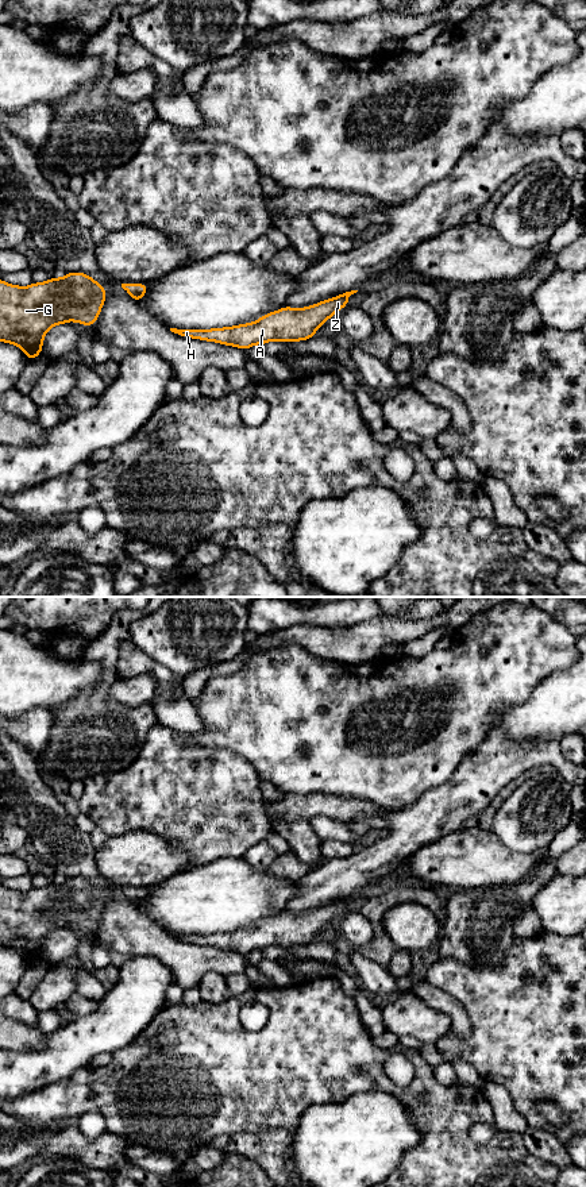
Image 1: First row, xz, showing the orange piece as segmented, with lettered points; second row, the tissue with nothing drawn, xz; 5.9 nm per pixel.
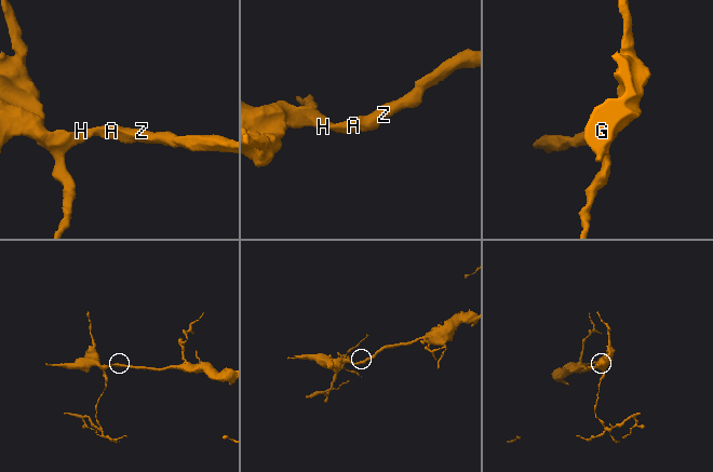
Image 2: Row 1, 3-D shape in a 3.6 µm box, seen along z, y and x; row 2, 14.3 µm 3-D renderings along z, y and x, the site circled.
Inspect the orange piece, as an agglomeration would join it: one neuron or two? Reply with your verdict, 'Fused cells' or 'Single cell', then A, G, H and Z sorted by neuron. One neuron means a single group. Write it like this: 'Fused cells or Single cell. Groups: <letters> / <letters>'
Single cell. Groups: A G H Z

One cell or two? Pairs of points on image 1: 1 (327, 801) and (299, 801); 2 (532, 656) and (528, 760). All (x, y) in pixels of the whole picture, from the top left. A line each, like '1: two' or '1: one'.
1: one
2: two

